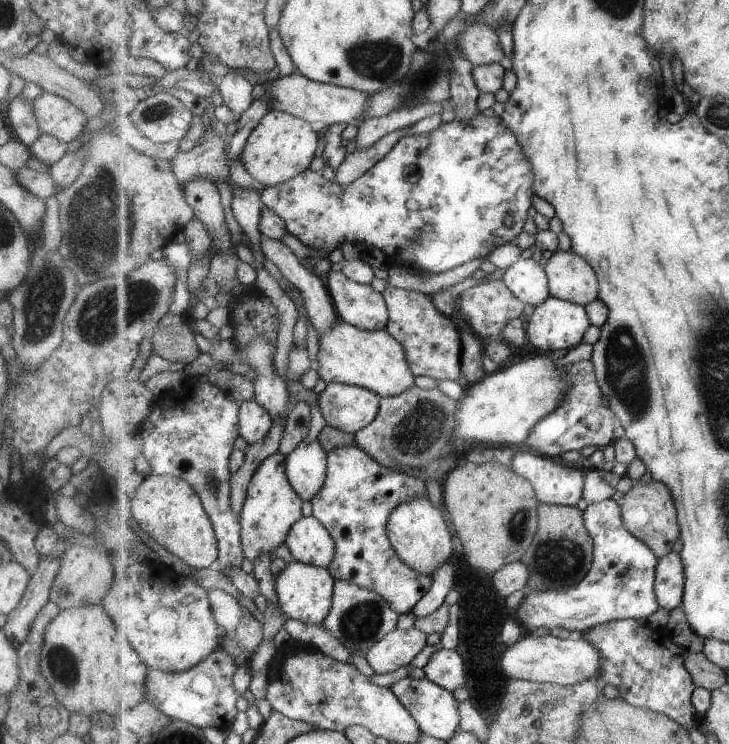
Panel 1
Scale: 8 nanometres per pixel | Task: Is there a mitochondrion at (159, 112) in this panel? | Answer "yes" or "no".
yes

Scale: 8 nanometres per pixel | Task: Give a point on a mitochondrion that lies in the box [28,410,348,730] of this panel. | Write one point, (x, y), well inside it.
(64, 664)

